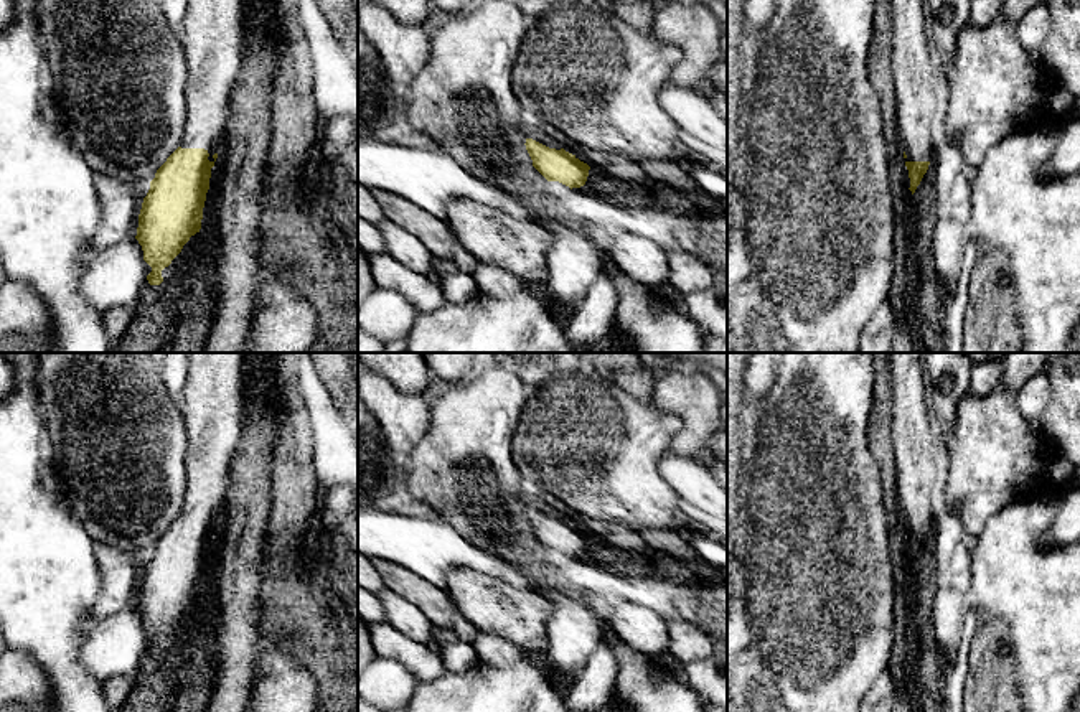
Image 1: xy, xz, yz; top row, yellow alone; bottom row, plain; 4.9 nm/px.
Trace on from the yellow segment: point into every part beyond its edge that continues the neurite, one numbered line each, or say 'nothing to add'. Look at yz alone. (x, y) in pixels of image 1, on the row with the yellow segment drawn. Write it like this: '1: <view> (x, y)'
1: yz (910, 65)

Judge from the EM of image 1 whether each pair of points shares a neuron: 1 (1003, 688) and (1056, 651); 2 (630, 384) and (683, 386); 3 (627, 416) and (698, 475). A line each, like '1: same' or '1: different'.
1: different
2: different
3: different

